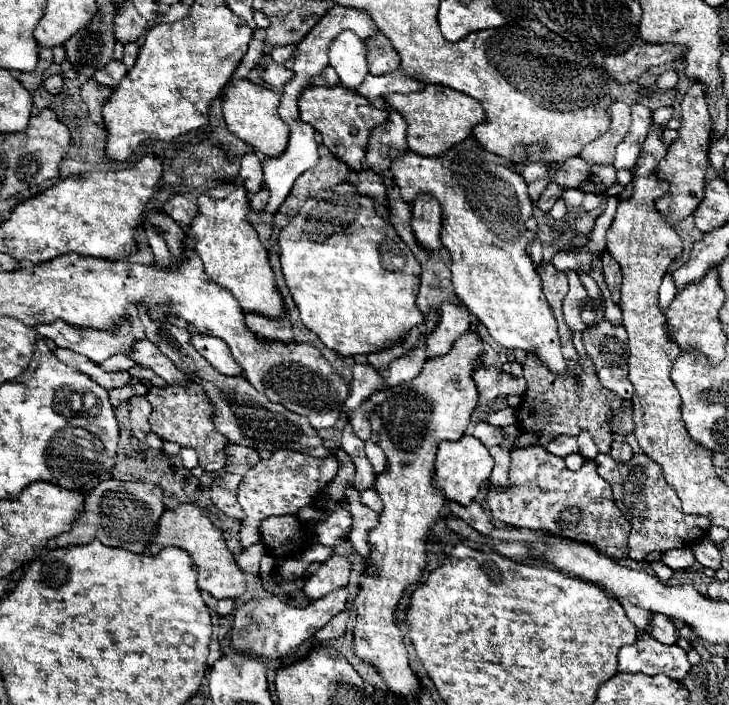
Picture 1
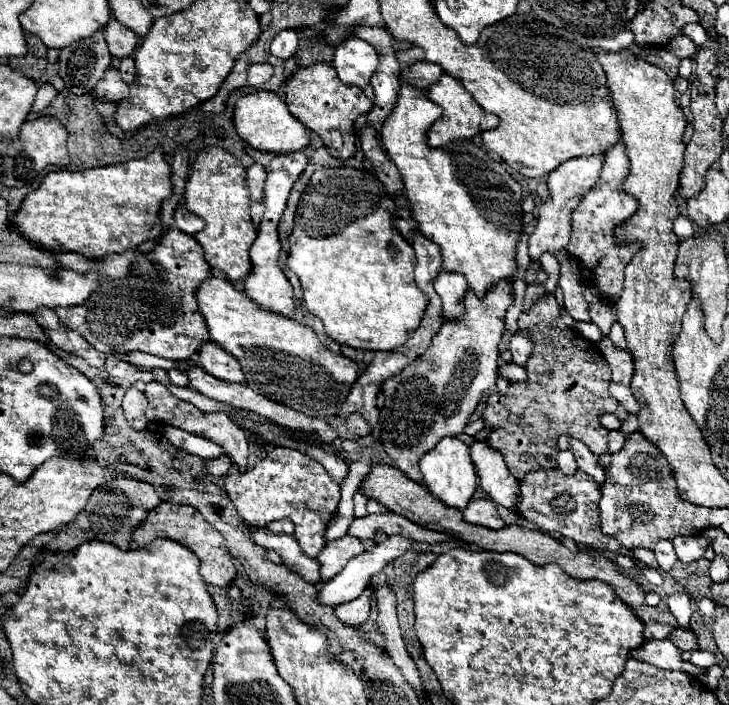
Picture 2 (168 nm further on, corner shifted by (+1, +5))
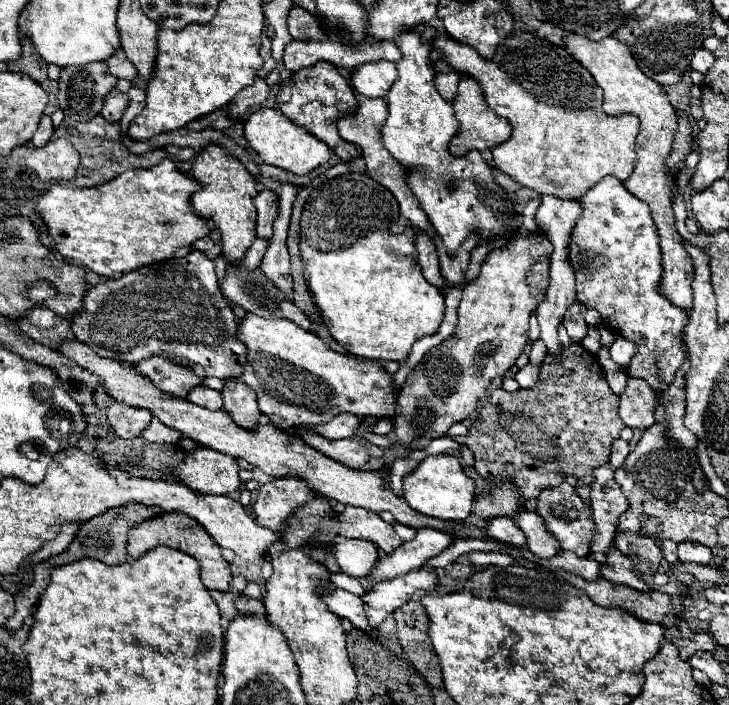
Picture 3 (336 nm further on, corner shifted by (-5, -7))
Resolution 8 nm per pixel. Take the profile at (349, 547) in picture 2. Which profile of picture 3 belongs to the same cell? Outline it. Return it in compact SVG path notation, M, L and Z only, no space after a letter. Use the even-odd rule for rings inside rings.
M337 540L335 542L335 558L345 574L361 578L371 572L375 560L379 560L377 546L369 540Z

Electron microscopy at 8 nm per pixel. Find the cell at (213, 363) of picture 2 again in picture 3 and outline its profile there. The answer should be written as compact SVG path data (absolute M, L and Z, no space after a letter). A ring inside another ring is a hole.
M225 380L225 390L223 390L223 400L225 406L223 410L235 420L245 430L255 430L259 424L259 408L257 408L257 398L255 392L243 384L241 380Z

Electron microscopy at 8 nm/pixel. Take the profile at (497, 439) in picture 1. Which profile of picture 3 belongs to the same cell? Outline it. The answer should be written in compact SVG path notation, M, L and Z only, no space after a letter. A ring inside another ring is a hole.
M523 508L513 520L525 532L525 536L527 536L527 548L535 556L539 556L539 558L551 558L551 556L561 554L559 542L547 532L547 526L543 524L543 518L537 512L531 512L531 510Z

